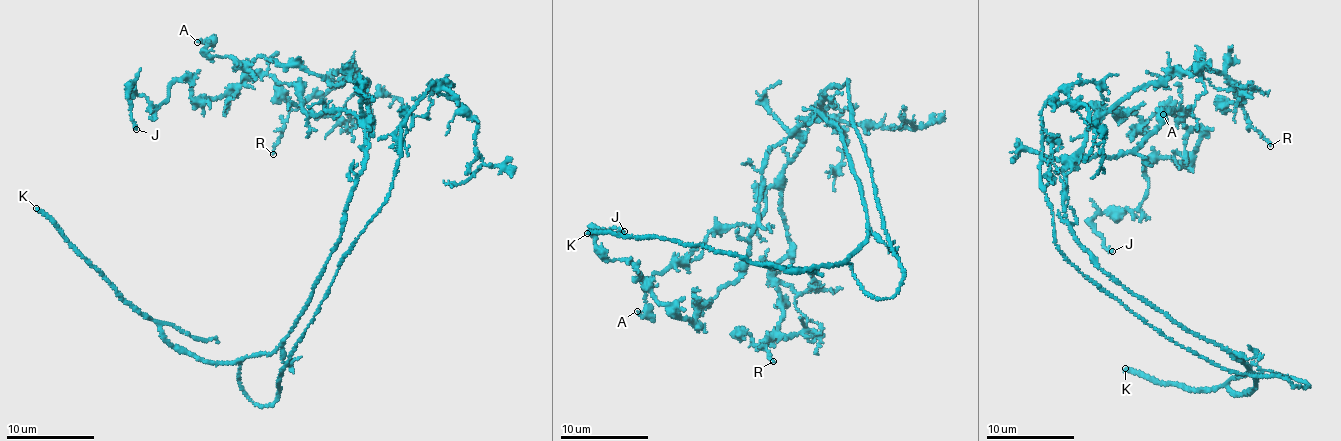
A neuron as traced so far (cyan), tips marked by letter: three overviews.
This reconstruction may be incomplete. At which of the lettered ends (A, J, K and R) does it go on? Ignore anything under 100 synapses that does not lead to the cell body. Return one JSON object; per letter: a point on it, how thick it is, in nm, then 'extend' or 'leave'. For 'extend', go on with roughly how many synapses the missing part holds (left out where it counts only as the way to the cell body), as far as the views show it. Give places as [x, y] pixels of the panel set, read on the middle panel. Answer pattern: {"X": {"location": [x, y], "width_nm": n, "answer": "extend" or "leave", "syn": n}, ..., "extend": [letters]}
{"A": {"location": [637, 311], "width_nm": 200, "answer": "leave"}, "J": {"location": [624, 231], "width_nm": 190, "answer": "leave"}, "K": {"location": [587, 233], "width_nm": 260, "answer": "extend"}, "R": {"location": [773, 361], "width_nm": 140, "answer": "leave"}, "extend": ["K"]}

